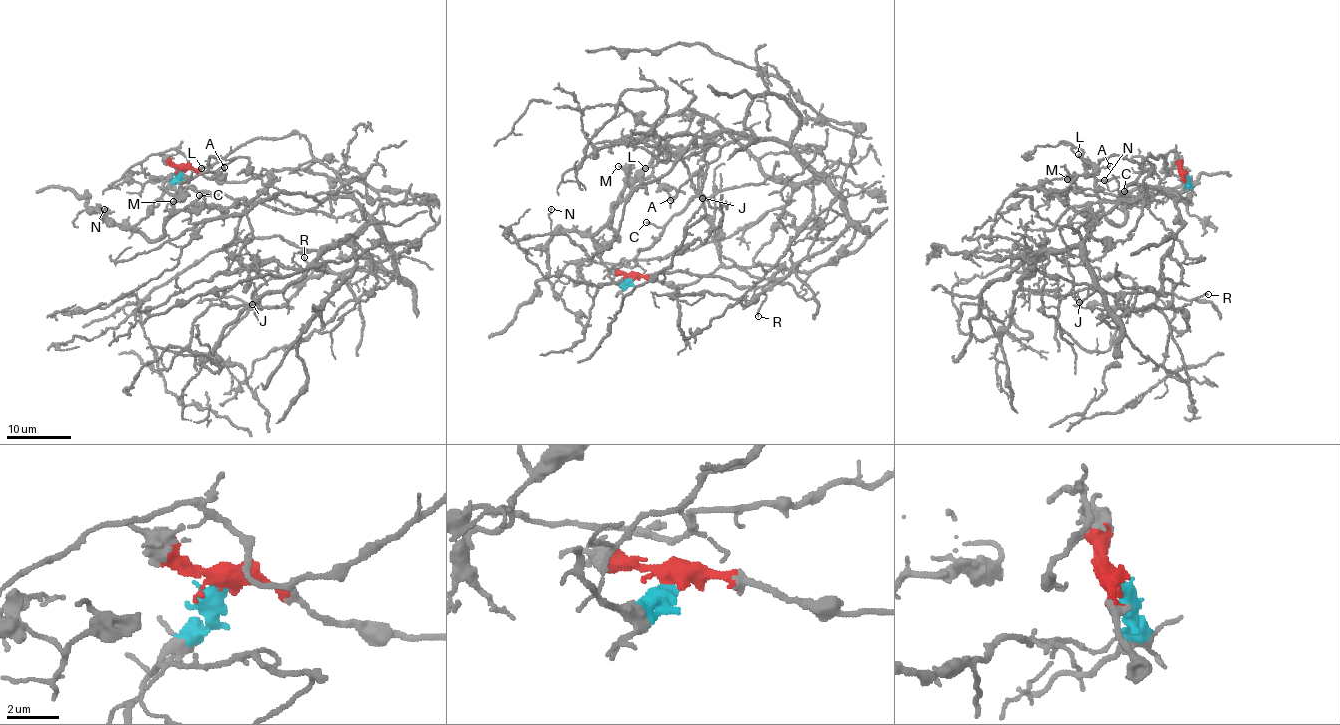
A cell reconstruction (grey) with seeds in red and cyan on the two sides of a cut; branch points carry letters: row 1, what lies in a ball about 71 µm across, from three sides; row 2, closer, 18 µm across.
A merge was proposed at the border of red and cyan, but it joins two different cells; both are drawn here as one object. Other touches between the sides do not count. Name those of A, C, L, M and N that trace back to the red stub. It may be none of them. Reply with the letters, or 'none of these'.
C

